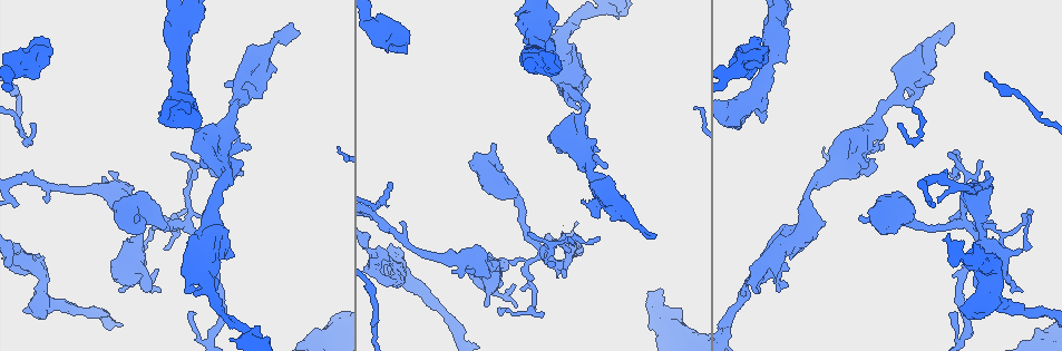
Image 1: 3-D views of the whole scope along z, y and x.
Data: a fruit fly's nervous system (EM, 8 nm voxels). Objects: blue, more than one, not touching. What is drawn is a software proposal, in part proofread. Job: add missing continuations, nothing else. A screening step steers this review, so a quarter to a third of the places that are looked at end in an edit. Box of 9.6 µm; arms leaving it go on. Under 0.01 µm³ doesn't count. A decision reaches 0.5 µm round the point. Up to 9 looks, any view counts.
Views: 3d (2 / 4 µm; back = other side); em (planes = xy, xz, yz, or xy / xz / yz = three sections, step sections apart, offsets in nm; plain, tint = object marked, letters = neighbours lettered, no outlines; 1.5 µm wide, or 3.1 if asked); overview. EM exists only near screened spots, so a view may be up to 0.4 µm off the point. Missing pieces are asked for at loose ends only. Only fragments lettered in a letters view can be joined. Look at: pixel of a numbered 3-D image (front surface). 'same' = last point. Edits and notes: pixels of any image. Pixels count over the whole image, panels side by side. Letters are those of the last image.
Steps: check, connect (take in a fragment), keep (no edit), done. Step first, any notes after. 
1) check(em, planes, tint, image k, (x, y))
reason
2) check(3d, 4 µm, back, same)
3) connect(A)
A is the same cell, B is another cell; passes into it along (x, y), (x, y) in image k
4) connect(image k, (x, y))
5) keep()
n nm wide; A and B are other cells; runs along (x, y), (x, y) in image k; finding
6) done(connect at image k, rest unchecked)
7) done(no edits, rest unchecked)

check(3d, 2 µm, back, image 1, (297, 33))
tapers out

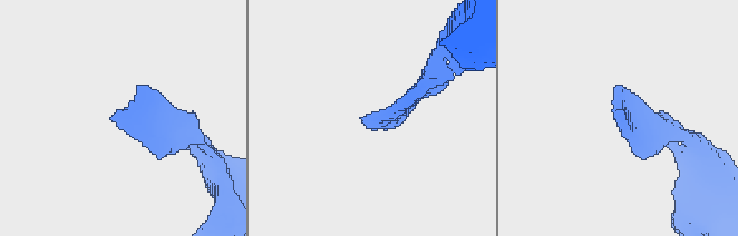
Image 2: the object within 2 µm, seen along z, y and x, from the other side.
check(em, xz, step 4, letters, image 2, (118, 121))
need the tissue

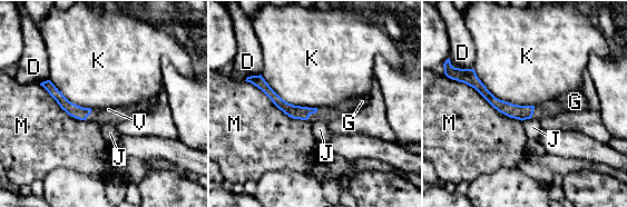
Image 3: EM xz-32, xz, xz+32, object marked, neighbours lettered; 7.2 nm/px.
check(em, planes, letters, same)

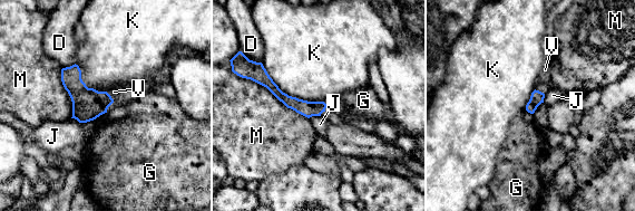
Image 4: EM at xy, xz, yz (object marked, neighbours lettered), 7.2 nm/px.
connect(V)
V is the same cell, D, G, J, K and M are other cells; passes into it along (537, 97), (538, 90), (543, 84) in image 4; the neuron continues

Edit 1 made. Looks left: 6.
check(overview)

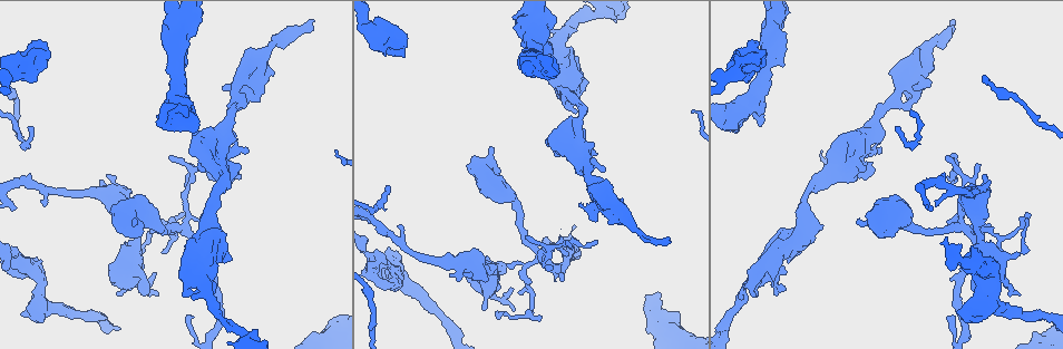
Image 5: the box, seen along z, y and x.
check(3d, 2 µm, image 5, (910, 104))
thin end

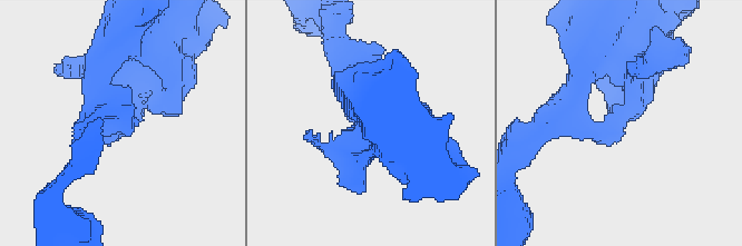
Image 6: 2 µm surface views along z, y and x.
check(em, xz, step 4, tint, image 6, (625, 123))

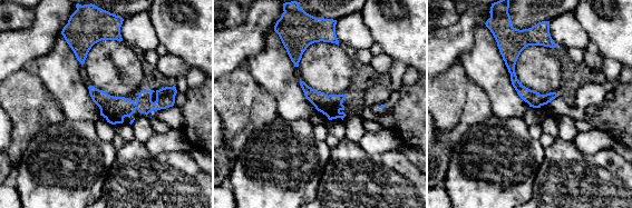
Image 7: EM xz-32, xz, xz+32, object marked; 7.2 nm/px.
check(em, planes, letters, same)
cut it another way

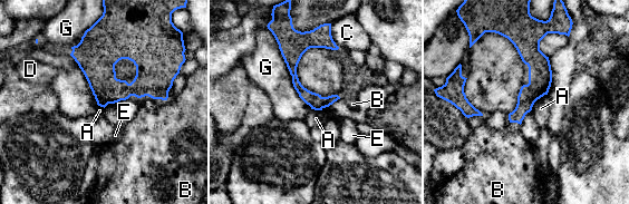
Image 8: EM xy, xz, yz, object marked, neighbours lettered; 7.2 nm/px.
keep()
A, B, C, D, E and G are other cells; none of them fits

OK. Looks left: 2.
check(3d, 2 µm, image 5, (871, 170))
free end

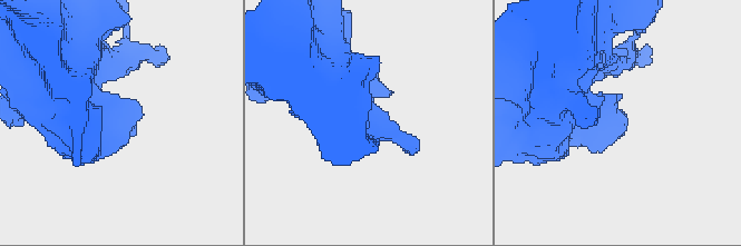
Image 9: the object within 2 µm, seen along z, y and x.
check(em, planes, letters, image 9, (111, 128))

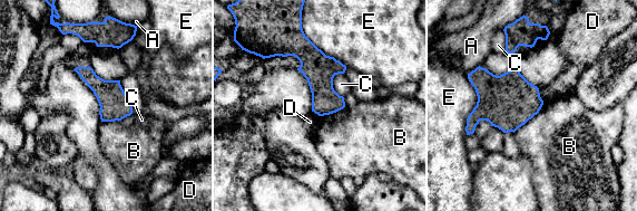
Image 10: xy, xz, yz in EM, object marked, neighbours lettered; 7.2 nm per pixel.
keep()
E touches over 550 nm; A, B, C, D and E are other cells; runs along (296, 19), (296, 42), (333, 109) in image 10; no lettered fragment goes on from it

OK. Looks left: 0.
done(connect at image 4, rest unchecked)

